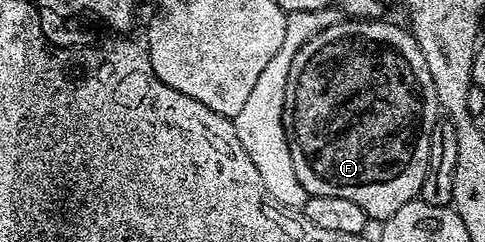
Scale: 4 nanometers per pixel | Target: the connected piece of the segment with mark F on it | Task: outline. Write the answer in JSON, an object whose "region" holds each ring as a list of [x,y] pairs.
{"region":[[[347,18],[316,33],[304,45],[300,45],[300,53],[292,61],[292,70],[288,72],[288,89],[284,93],[284,129],[288,137],[288,149],[292,149],[292,169],[296,169],[296,177],[300,185],[304,185],[307,196],[323,195],[324,197],[344,197],[348,201],[356,201],[360,209],[364,209],[367,219],[385,221],[404,205],[419,198],[424,185],[424,177],[428,173],[428,145],[432,137],[432,129],[440,118],[436,85],[432,85],[432,73],[428,73],[428,61],[424,61],[424,53],[413,35],[405,26],[397,27],[394,23],[386,23],[381,19]]]}

